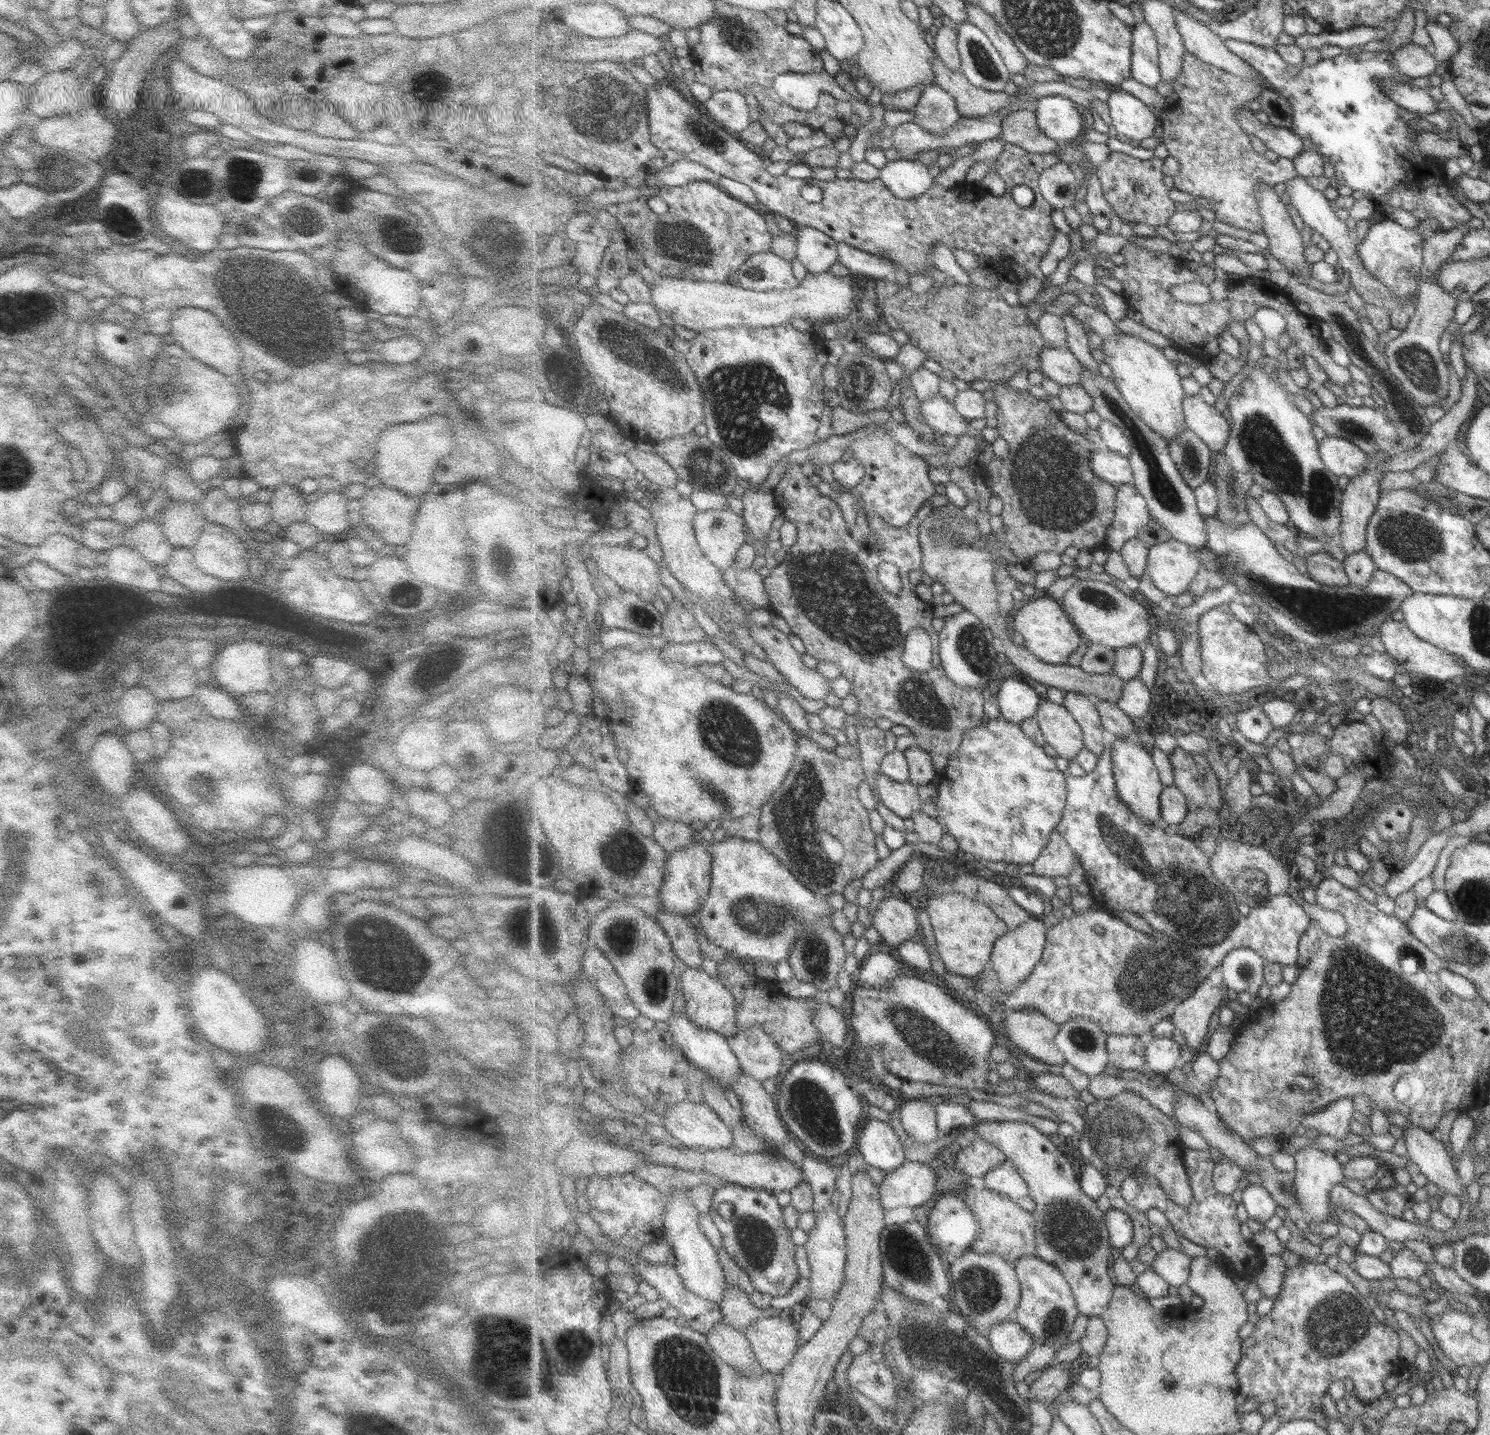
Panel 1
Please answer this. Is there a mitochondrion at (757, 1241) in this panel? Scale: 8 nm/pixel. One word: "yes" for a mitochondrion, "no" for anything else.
yes

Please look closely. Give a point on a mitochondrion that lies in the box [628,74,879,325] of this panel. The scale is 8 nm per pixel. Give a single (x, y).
(690, 246)

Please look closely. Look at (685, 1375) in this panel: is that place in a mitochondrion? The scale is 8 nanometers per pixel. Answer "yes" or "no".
yes

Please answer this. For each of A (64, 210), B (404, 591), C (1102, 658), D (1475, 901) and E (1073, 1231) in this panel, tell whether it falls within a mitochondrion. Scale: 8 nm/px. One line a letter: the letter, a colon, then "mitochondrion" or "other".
A: other
B: other
C: other
D: mitochondrion
E: mitochondrion

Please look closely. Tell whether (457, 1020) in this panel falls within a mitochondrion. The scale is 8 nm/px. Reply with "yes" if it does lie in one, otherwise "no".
no

